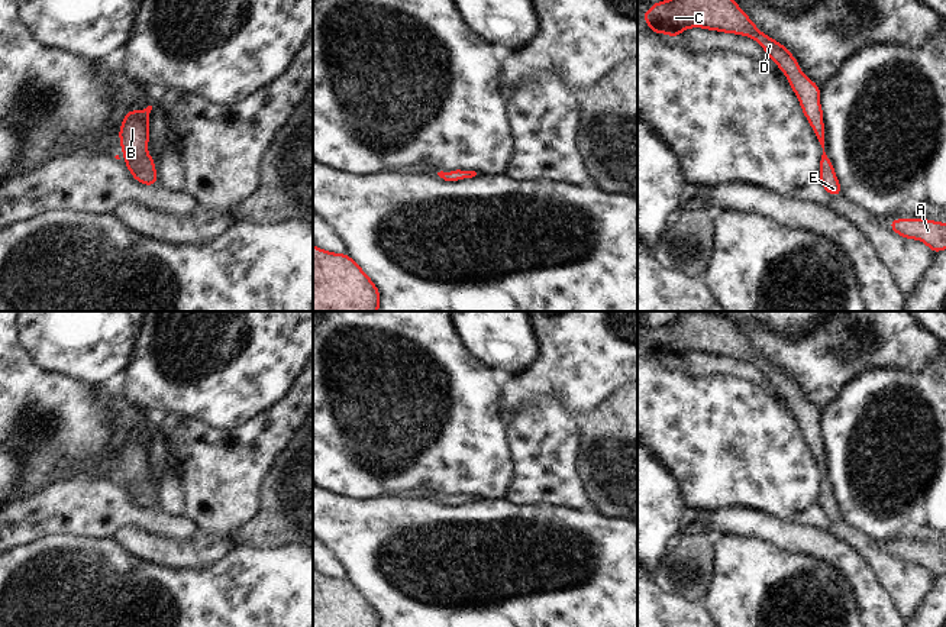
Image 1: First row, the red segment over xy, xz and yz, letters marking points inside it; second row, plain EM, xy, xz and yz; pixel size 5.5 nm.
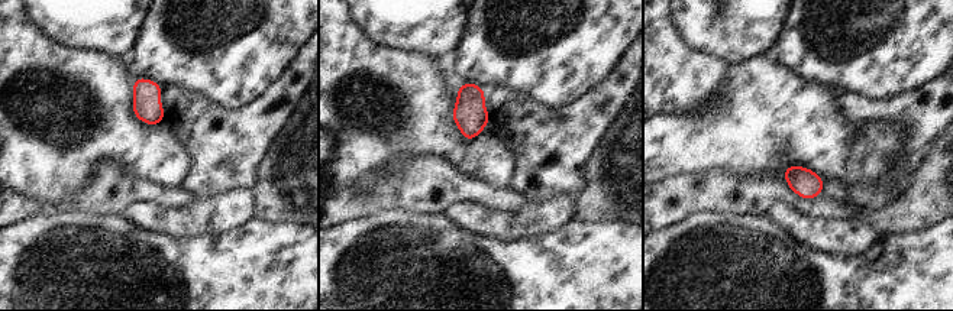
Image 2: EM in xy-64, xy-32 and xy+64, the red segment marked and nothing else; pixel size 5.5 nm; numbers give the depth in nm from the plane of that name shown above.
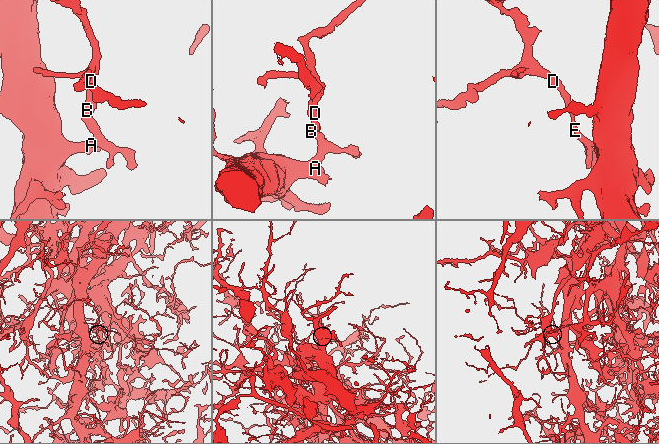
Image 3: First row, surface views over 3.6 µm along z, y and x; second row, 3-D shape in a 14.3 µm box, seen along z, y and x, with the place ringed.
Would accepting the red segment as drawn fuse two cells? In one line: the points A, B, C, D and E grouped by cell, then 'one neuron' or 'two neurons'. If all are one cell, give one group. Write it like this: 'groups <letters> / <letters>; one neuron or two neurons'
groups A B C D E; one neuron

